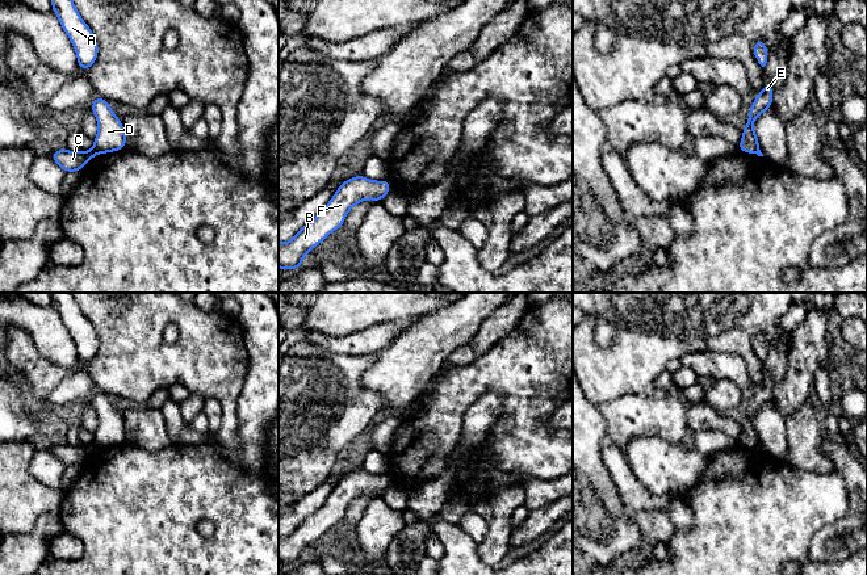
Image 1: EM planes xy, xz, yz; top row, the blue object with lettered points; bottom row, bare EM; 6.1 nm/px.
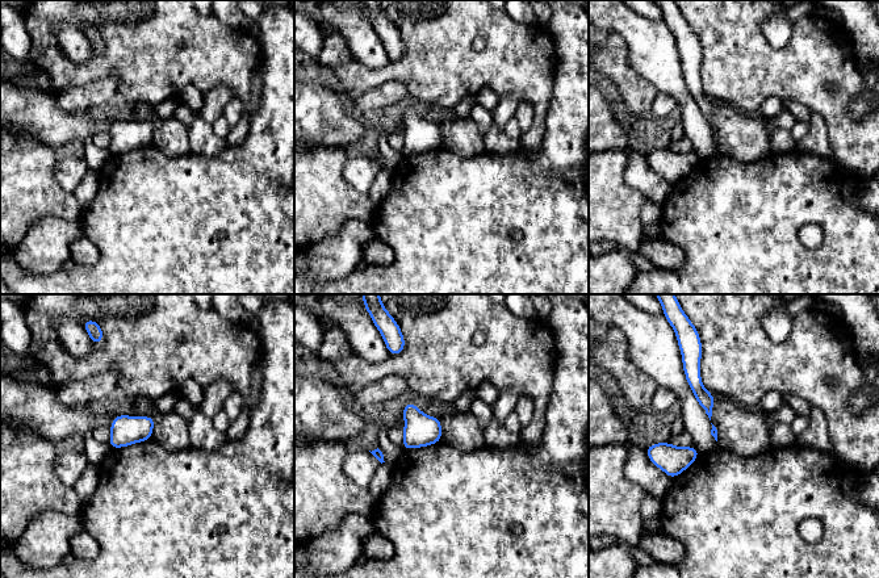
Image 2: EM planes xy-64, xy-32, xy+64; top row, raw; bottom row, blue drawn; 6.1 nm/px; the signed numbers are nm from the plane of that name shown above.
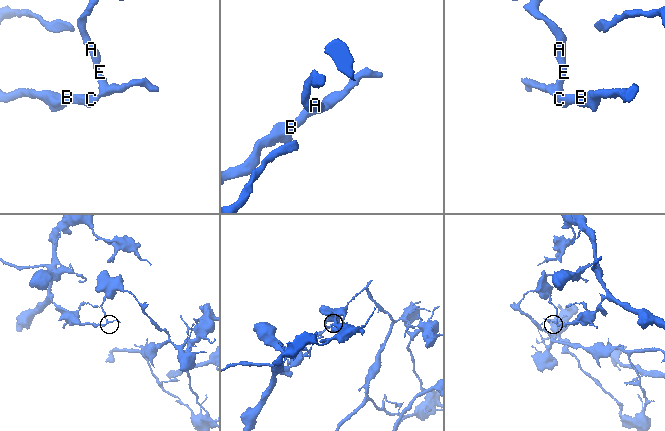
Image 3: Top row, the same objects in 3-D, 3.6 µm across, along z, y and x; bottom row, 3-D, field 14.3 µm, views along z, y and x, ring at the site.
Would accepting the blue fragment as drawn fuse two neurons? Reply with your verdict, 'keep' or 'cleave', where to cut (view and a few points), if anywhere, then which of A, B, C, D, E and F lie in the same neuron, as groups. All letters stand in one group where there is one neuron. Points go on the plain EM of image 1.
cleave; cut in xy along (92, 443), (95, 448); A D E / B C F

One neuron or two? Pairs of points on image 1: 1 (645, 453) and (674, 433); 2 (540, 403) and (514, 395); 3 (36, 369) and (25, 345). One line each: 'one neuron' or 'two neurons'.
1: two neurons
2: one neuron
3: one neuron

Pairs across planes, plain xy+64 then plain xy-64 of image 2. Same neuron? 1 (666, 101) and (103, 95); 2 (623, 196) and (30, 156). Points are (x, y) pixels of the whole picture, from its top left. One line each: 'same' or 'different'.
1: same
2: same

